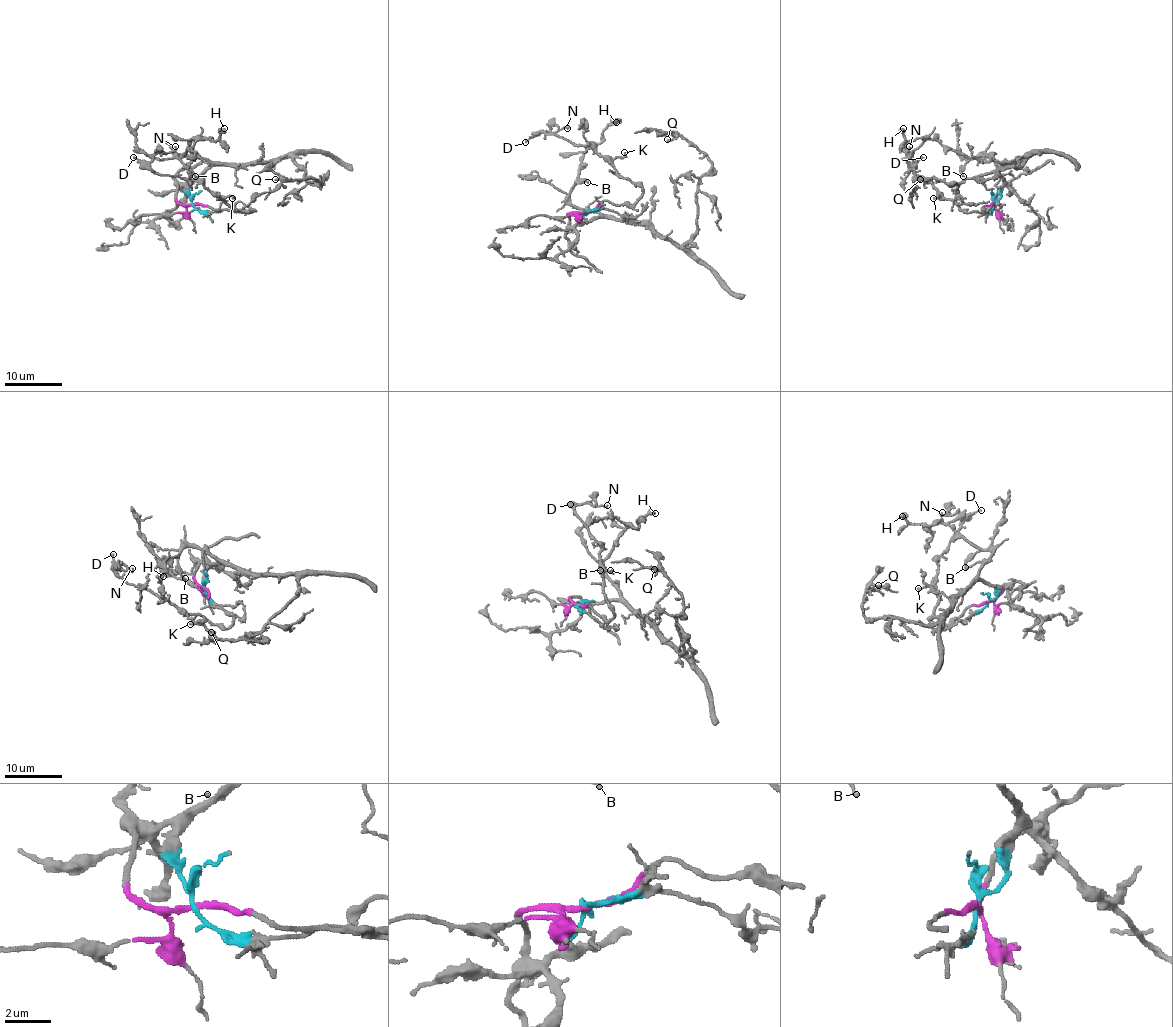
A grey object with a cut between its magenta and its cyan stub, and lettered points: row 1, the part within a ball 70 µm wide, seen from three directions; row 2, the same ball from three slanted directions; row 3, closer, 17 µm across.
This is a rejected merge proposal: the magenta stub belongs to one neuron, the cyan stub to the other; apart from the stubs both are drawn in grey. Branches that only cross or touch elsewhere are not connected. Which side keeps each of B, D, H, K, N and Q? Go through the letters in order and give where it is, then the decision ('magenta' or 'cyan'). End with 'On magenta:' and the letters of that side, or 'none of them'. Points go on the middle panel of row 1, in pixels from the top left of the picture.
B: at (587, 182); cyan
D: at (525, 142); magenta
H: at (616, 122); cyan
K: at (624, 152); magenta
N: at (567, 128); magenta
Q: at (667, 139); cyan
On magenta: D, K, N

